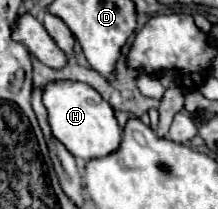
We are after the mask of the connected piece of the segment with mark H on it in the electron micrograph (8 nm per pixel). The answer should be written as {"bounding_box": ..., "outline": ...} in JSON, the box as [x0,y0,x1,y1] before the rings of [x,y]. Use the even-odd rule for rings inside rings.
{"bounding_box":[42,80,122,158],"outline":[[[72,80],[48,82],[42,92],[46,110],[50,116],[52,134],[76,156],[76,158],[100,158],[114,152],[120,146],[122,130],[114,118],[112,106],[88,84]]]}

